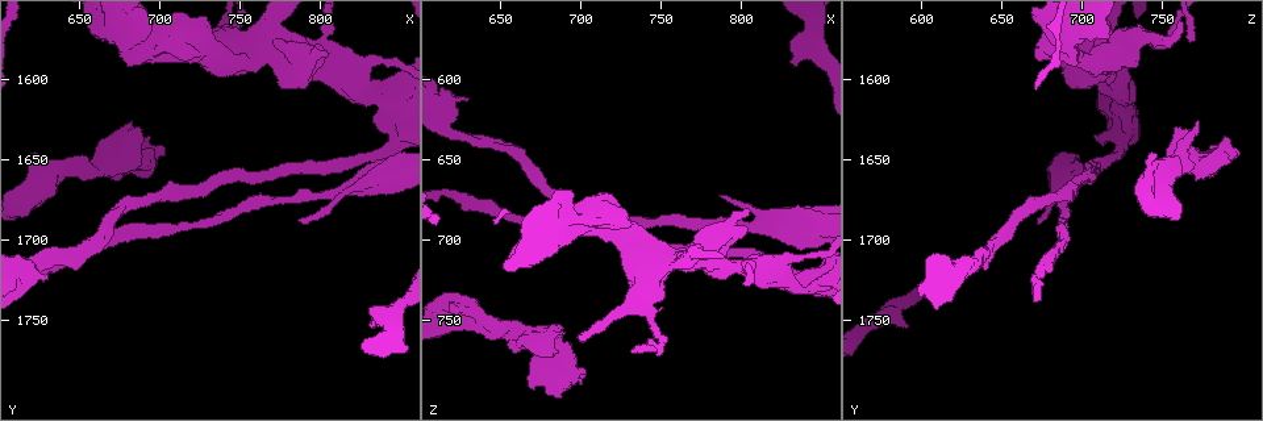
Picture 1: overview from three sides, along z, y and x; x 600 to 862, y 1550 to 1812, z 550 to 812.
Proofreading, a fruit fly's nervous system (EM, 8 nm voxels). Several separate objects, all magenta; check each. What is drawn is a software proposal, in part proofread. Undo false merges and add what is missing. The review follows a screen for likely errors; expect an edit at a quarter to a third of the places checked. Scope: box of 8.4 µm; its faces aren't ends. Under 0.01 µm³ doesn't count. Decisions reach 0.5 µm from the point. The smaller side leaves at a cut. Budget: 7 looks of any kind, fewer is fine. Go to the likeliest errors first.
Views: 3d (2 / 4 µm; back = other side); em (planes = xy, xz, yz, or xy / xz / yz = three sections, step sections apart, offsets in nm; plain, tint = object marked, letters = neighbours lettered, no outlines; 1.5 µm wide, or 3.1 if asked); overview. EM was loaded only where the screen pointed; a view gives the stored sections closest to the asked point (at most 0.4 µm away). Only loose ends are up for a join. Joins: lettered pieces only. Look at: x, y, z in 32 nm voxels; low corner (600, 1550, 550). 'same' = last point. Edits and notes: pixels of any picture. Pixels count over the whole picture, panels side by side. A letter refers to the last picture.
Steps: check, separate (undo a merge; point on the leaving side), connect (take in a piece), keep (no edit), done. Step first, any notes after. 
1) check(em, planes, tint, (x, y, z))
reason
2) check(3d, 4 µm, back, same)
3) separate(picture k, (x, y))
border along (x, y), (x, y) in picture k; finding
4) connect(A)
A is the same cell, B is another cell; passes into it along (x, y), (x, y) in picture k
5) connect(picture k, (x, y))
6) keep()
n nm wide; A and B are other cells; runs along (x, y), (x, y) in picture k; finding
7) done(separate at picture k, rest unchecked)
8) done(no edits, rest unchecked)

check(3d, 4 µm, (834, 1752, 592))
free end

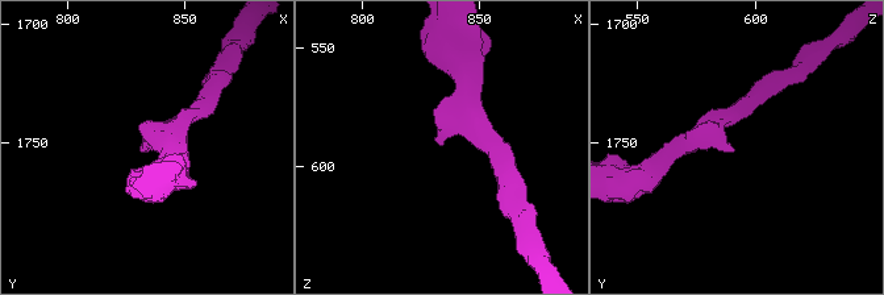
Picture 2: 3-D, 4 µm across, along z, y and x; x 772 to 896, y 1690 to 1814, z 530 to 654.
check(em, xy, step 4, letters, (833, 1754, 590))

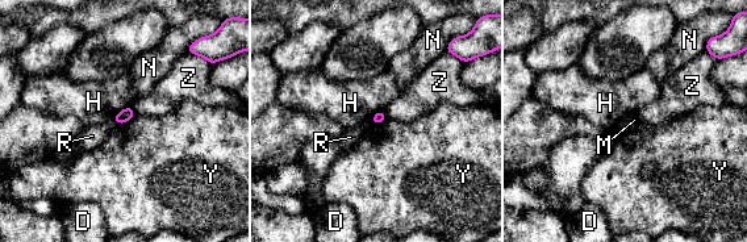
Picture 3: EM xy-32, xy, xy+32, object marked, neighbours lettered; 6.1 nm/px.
keep()
D, H, M, N, R, Y and Z are other cells; border along (136, 115), (124, 122), (116, 124) in picture 3; none of them fits

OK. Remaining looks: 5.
check(em, xy, step 8, plain, (626, 1720, 674))
calibre changes

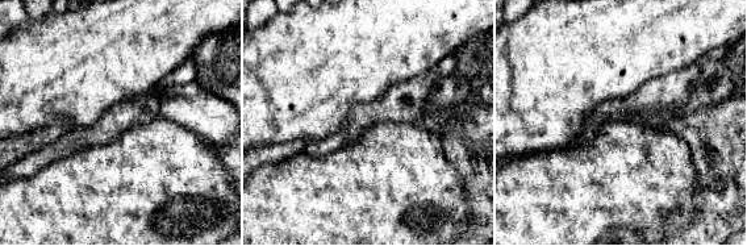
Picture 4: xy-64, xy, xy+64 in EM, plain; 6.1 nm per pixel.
check(em, xy, step 8, tint, same)
with the object marked

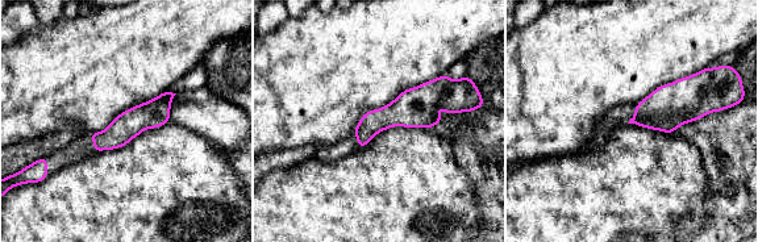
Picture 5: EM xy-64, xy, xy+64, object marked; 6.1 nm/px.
check(em, xy, step 8, letters, same)
see the neighbours

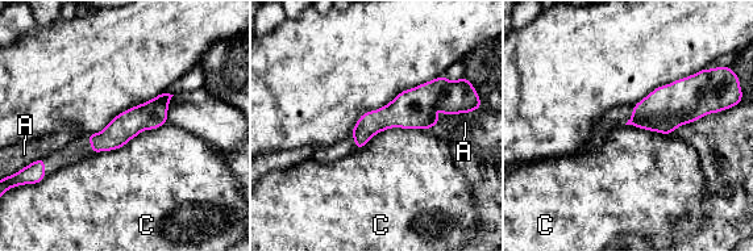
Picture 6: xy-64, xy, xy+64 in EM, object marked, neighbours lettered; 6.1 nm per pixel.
keep()
90 nm wide; A and C are other cells; runs along (166, 96), (145, 117), (95, 149) in picture 6; all the same neuron

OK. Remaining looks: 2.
done(no edits, rest unchecked)

